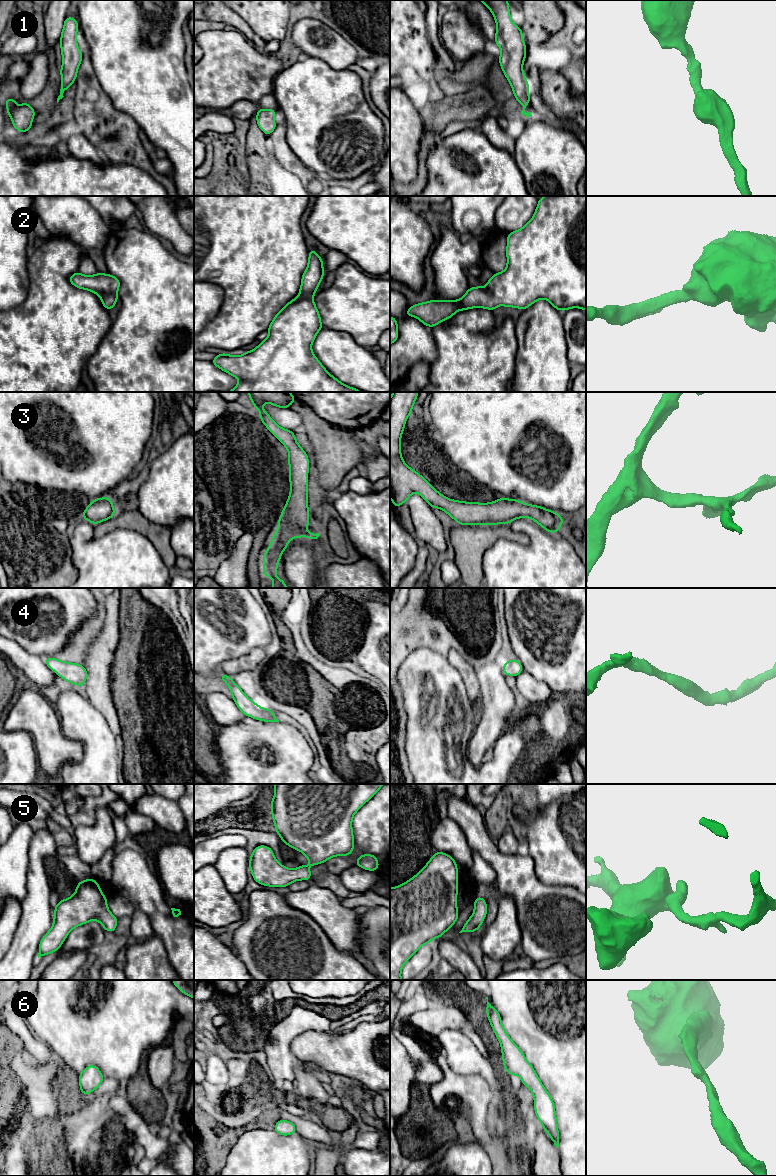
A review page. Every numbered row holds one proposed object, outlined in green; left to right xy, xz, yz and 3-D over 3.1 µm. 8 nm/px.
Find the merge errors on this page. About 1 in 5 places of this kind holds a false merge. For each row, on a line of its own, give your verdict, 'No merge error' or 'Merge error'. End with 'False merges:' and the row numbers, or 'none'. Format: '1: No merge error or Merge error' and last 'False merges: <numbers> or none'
1: No merge error
2: No merge error
3: No merge error
4: No merge error
5: No merge error
6: No merge error
False merges: none

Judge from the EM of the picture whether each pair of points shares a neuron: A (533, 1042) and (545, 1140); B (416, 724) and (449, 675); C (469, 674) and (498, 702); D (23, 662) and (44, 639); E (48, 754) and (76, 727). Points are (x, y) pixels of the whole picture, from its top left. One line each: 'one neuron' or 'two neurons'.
A: two neurons
B: one neuron
C: two neurons
D: two neurons
E: two neurons

